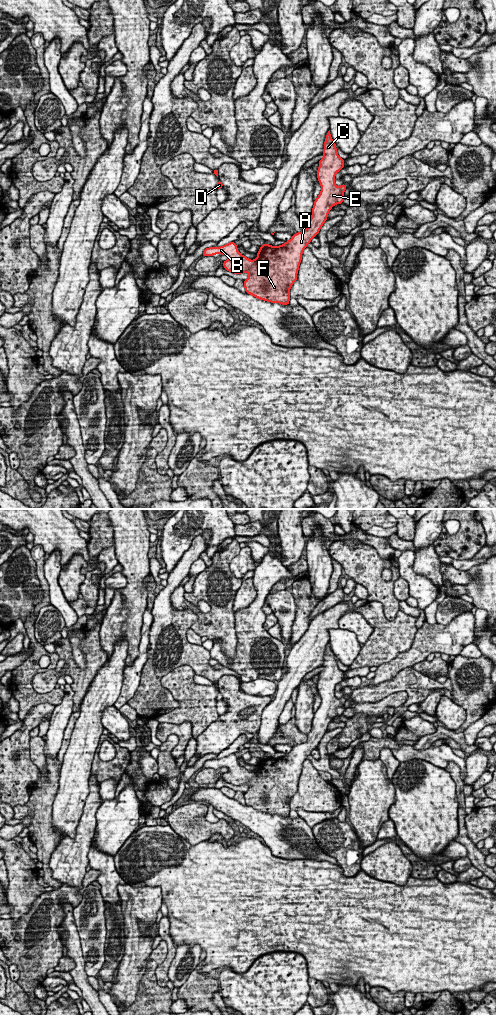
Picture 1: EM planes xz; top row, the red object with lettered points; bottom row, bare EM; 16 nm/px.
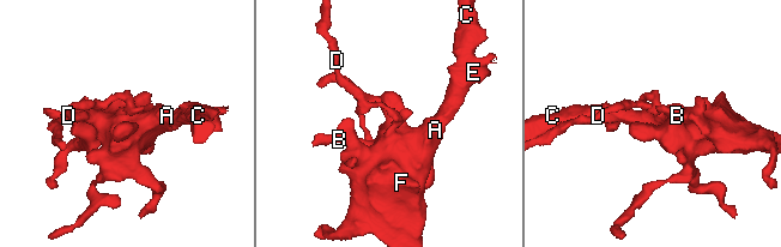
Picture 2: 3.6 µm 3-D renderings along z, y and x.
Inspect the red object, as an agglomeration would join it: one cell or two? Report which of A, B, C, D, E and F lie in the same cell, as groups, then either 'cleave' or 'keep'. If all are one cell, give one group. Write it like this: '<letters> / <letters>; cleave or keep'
A B C E F / D; cleave

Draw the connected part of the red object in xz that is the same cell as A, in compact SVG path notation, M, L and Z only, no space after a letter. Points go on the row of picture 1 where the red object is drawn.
M330 130L327 132L322 154L324 157L319 161L317 171L321 192L314 201L312 216L305 231L292 235L283 245L260 248L258 257L254 260L240 254L234 241L221 247L206 248L202 254L227 255L229 258L223 262L224 268L235 274L247 272L245 291L258 299L282 305L289 304L290 288L297 280L303 250L318 234L332 207L341 204L345 199L343 193L347 189L346 185L335 185L335 175L343 169L344 160L337 153Z

